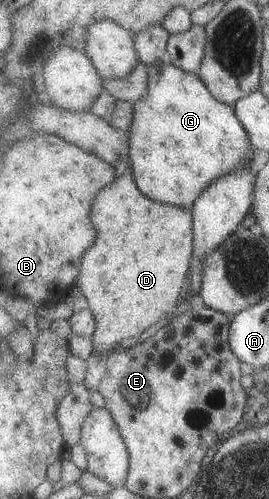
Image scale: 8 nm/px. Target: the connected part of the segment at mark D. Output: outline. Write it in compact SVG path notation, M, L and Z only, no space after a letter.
M128 171L121 177L116 177L114 182L111 182L107 187L104 187L96 197L96 204L92 206L92 216L94 216L94 224L100 232L98 242L84 254L84 266L79 276L77 284L88 297L89 308L95 314L97 320L97 329L93 337L93 354L108 355L114 352L116 345L120 344L124 339L140 336L144 330L148 330L152 324L156 324L158 320L168 317L177 307L181 300L182 290L184 290L184 283L191 271L191 258L195 250L195 232L193 225L193 214L190 209L183 209L166 203L159 203L158 201L148 198L140 189L136 182L135 176Z

